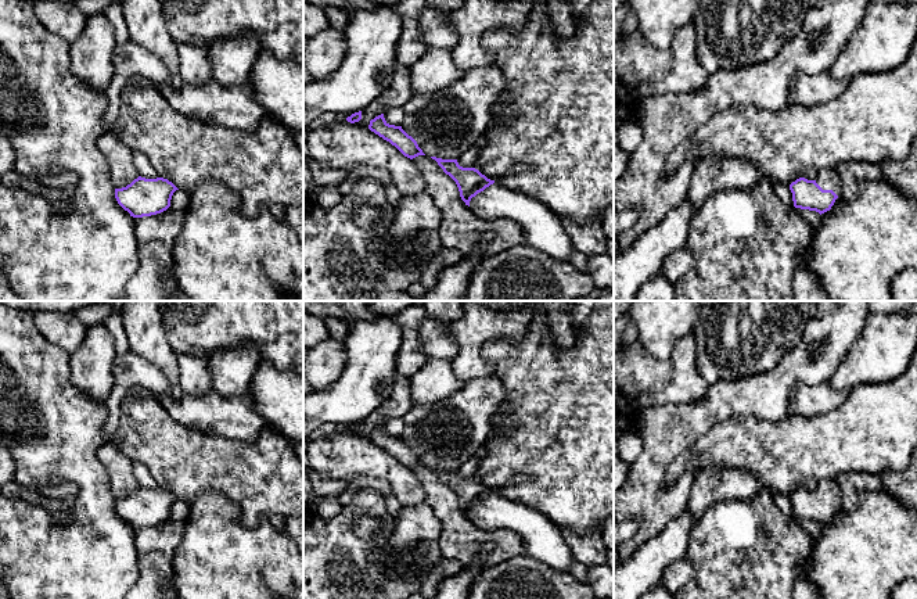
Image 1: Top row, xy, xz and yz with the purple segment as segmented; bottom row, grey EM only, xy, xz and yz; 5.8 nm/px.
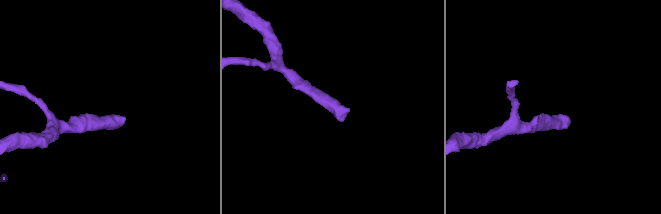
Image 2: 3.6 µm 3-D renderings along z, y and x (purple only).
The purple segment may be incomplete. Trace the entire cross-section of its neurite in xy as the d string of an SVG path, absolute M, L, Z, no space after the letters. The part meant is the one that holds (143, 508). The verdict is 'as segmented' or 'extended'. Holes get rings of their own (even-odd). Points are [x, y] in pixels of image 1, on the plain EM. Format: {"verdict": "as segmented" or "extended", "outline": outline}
{"verdict": "as segmented", "outline": "M139 487L126 498L115 499L115 509L130 527L143 528L166 521L176 501L168 489Z"}

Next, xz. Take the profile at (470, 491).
{"verdict": "extended", "outline": "M431 469L456 492L461 510L479 528L486 531L513 530L521 537L528 557L544 563L561 573L569 573L572 560L571 549L562 537L561 528L551 523L550 519L524 503L514 502L499 492L488 489L475 478L460 477L457 470Z"}

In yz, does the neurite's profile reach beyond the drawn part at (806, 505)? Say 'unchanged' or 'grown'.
grown

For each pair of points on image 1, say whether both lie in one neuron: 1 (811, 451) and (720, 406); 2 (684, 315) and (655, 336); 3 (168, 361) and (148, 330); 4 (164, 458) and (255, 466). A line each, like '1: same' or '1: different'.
1: different
2: same
3: same
4: same

